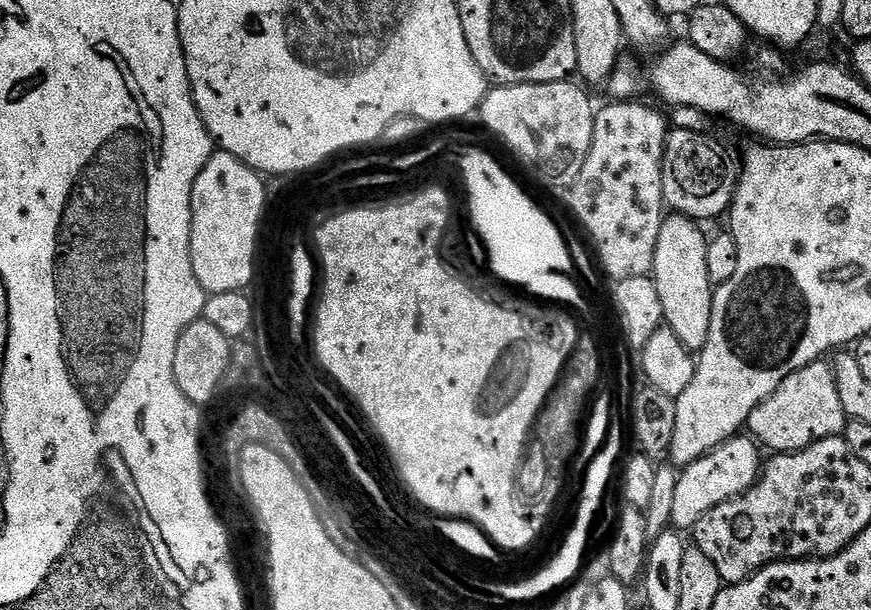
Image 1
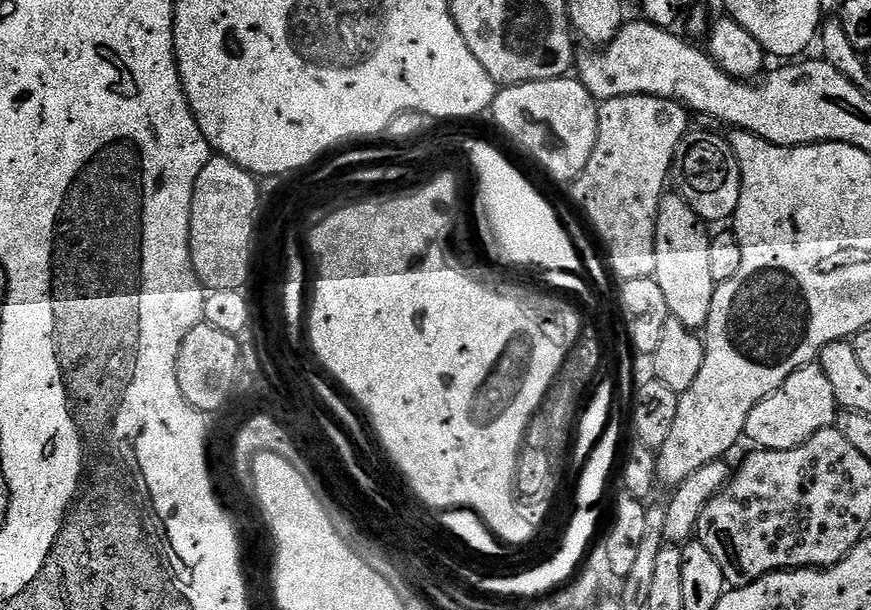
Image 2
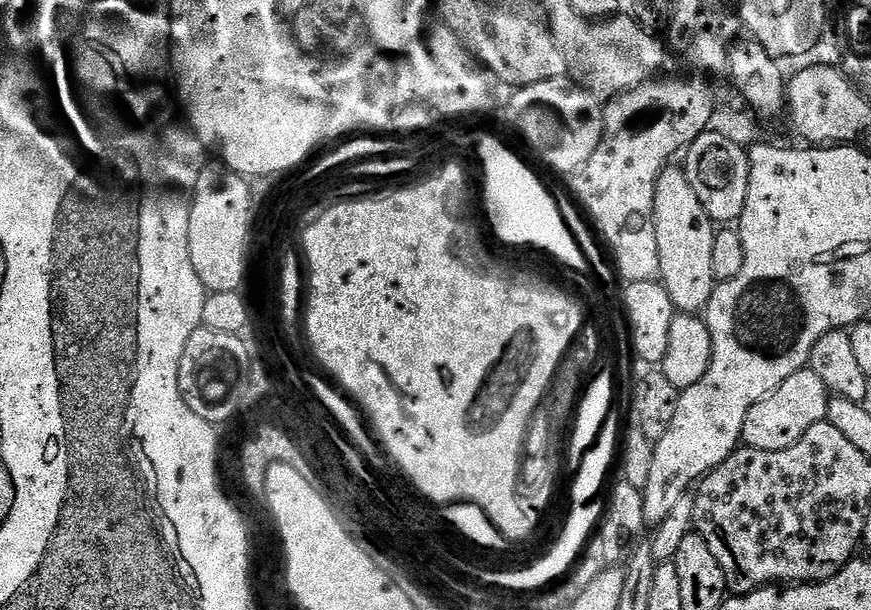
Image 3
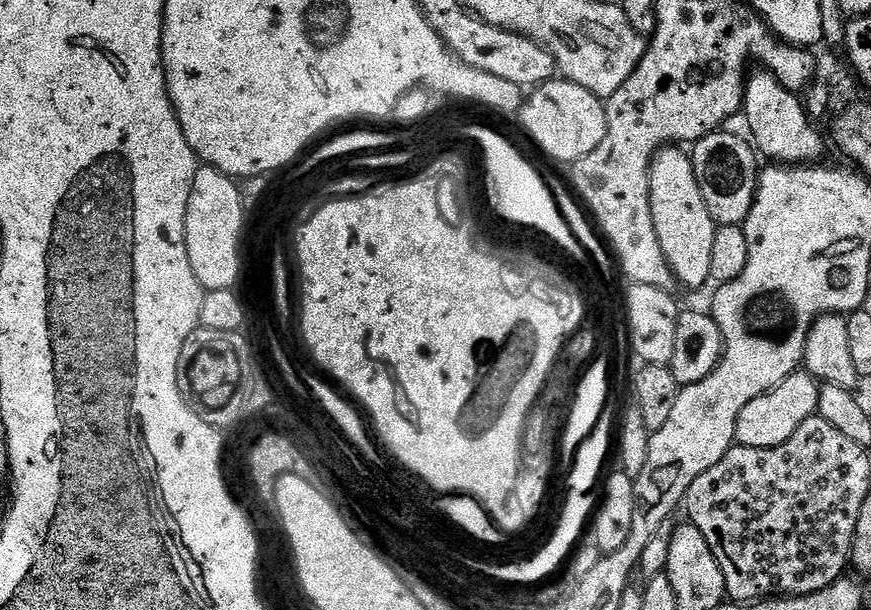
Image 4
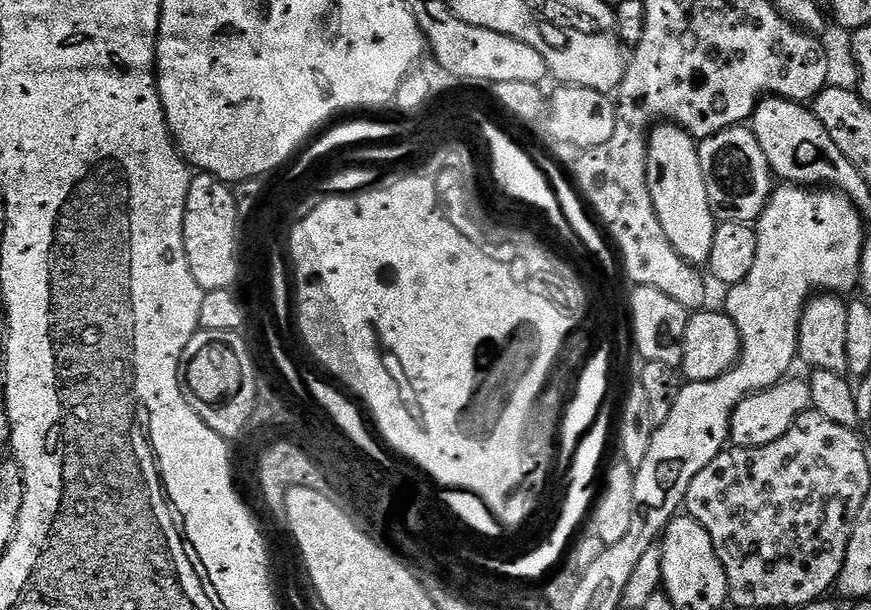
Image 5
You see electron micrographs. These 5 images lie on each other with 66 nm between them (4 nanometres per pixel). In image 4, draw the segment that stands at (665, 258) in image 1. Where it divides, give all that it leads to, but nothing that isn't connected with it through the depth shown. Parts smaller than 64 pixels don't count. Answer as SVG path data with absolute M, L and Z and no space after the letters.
M664 146L652 159L652 169L648 172L650 182L650 210L654 218L654 230L658 230L658 242L662 242L662 254L666 254L666 262L681 285L688 288L700 288L712 280L710 261L714 255L714 234L718 227L706 206L706 198L702 198L702 190L698 190L698 178L694 174L692 157L687 151L676 146Z

